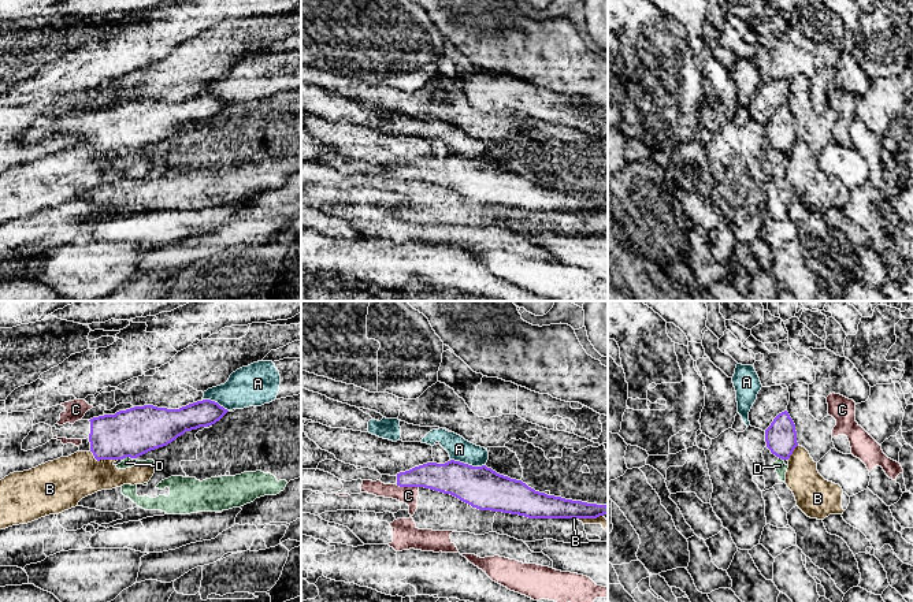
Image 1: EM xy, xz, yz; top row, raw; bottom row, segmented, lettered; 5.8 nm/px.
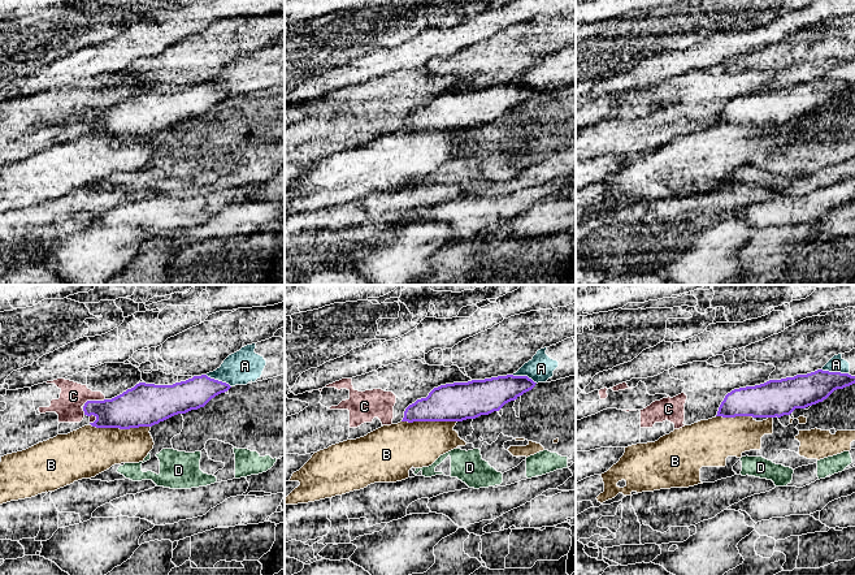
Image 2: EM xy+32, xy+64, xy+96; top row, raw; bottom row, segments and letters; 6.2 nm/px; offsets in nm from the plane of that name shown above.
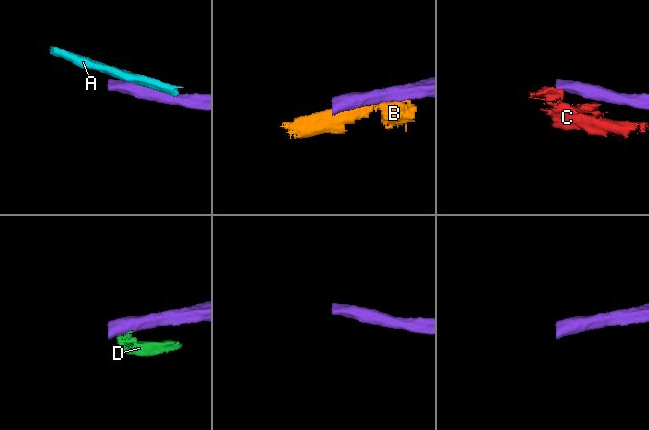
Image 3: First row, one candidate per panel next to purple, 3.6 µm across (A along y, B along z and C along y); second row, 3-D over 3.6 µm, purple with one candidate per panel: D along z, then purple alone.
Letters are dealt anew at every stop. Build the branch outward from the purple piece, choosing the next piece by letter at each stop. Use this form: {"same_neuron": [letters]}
{"same_neuron": []}

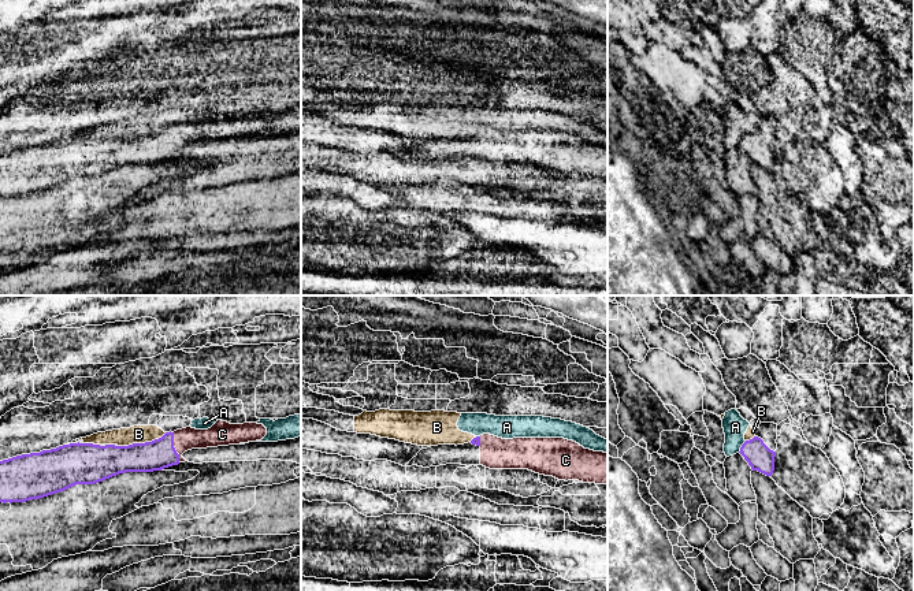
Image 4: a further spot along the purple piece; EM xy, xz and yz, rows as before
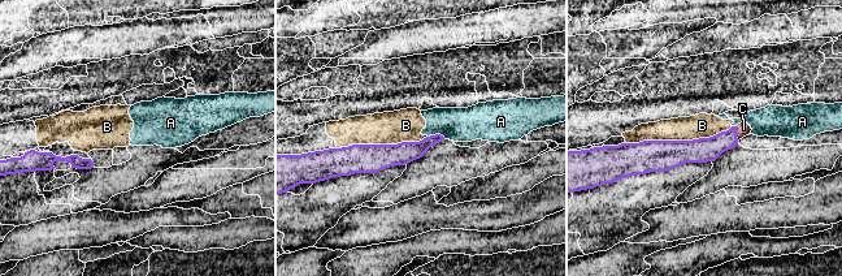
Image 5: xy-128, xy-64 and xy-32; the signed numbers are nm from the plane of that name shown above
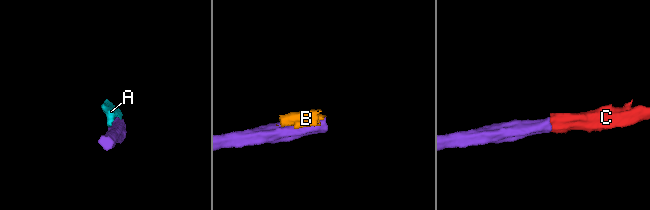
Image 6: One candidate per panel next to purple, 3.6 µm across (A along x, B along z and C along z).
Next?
{"same_neuron": ["C"]}

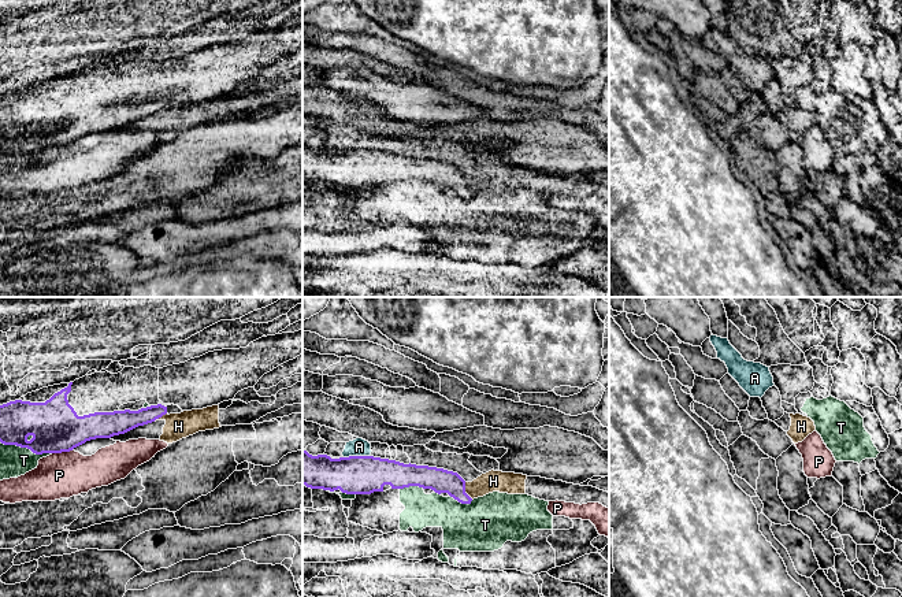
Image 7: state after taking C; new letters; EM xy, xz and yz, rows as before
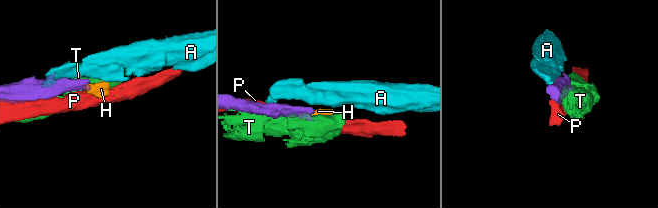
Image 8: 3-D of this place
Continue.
{"same_neuron": []}

